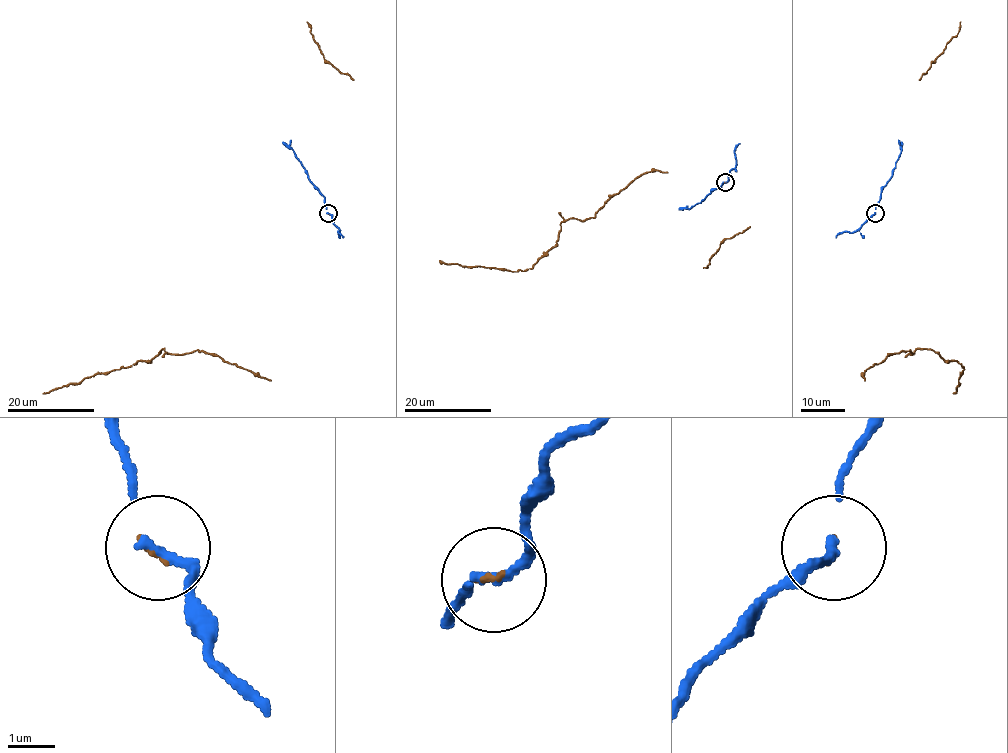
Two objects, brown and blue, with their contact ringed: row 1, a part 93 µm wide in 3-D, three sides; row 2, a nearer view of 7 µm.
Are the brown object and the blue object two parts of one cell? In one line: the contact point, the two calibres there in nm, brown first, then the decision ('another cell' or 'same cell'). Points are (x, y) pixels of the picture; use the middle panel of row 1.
at (725, 182); 70 nm thick on the brown side, 160 nm on the other; same cell

